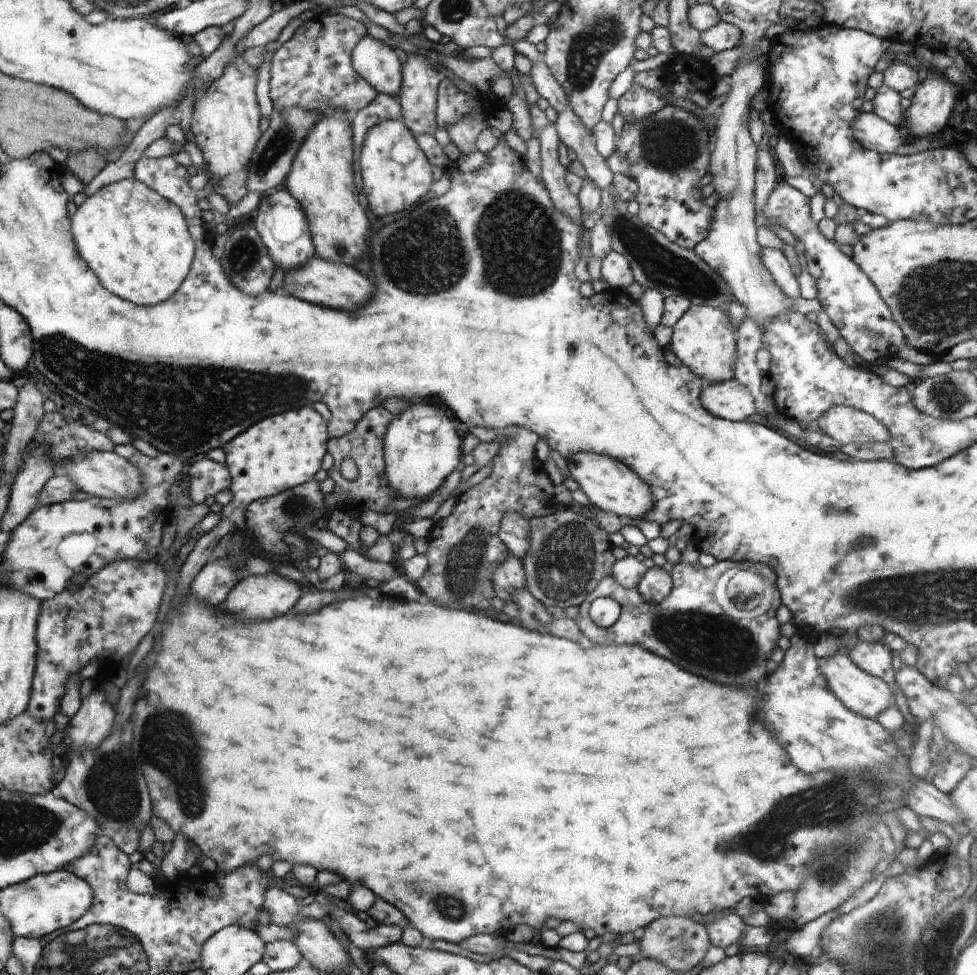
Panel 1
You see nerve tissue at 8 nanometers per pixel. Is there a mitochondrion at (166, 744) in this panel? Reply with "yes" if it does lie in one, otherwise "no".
yes

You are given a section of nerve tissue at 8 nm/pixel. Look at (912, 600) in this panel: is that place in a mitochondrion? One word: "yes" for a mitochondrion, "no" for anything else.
yes

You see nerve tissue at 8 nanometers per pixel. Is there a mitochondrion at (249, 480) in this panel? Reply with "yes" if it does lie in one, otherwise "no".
no

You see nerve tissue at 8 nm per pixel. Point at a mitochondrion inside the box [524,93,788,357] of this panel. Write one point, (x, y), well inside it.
(664, 266)

